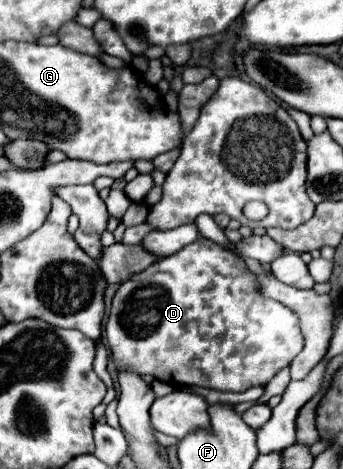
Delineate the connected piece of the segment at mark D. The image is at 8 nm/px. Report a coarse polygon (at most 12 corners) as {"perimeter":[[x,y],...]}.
{"perimeter":[[208,238],[114,294],[118,370],[266,386],[304,344]]}

